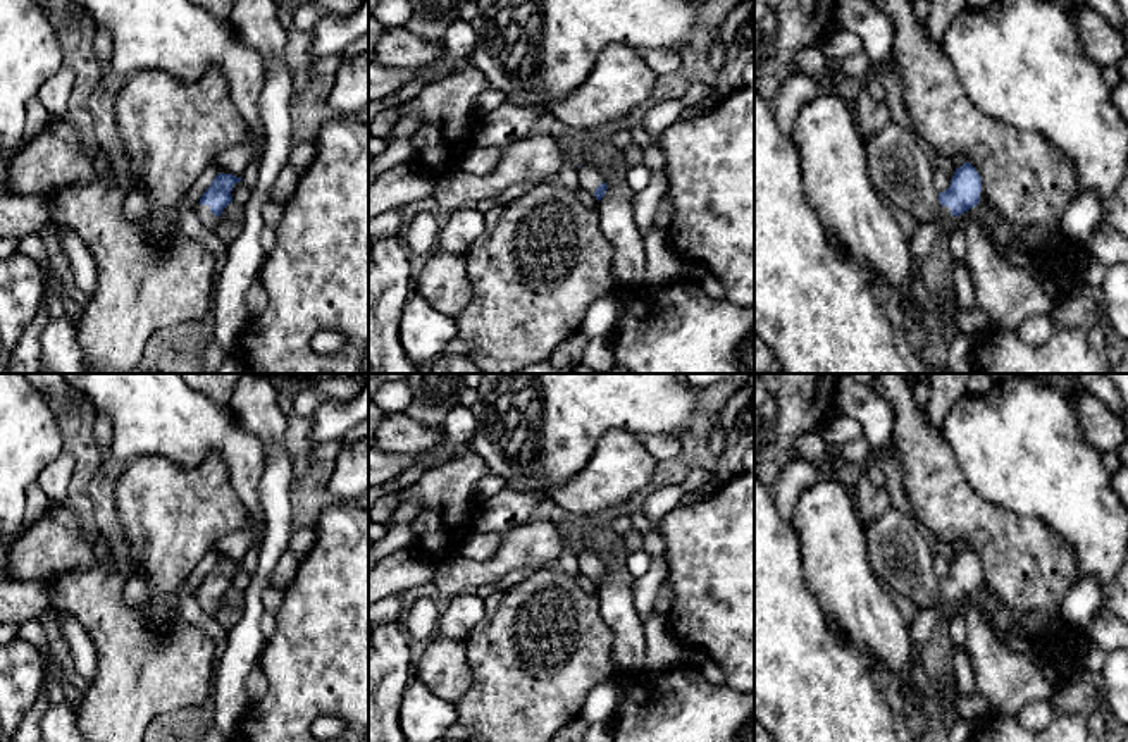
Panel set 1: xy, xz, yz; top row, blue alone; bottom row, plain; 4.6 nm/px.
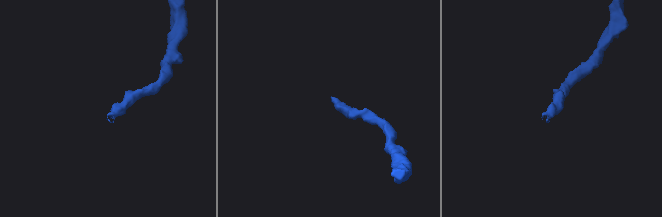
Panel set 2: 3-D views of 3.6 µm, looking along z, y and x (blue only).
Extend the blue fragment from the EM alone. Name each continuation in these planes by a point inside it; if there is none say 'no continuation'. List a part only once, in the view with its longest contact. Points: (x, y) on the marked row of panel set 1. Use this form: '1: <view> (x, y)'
1: xy (209, 219)

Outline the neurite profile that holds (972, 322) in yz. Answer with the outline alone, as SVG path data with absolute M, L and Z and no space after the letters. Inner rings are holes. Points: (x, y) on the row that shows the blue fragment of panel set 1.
M973 306L961 310L958 327L961 334L976 337L990 327L990 322L980 308Z

